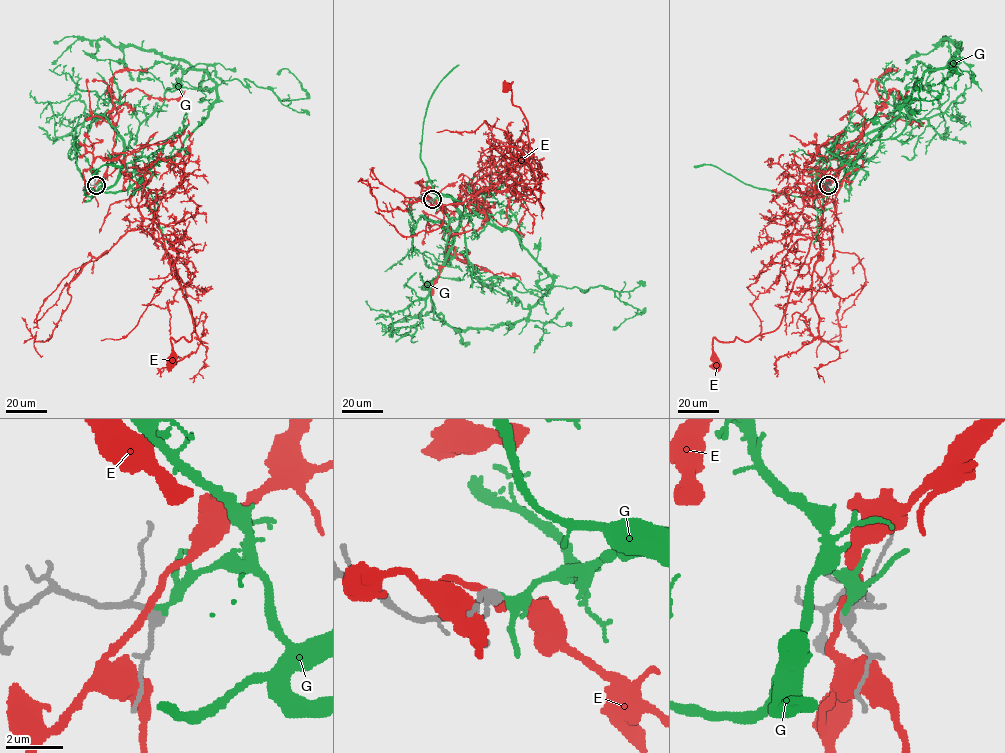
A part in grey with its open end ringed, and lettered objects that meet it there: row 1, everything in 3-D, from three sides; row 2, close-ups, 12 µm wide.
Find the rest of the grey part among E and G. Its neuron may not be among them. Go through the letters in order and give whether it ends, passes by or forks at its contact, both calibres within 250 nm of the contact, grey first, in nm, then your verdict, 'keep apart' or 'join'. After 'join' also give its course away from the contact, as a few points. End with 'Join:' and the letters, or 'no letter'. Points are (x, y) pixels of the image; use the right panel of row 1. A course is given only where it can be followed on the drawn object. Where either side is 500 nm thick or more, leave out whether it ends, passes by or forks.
E: it passes by | 280/240 nm | keep apart
G: it ends | 260/300 nm | join | via (828, 185), (825, 192), (897, 116), (925, 72), (946, 65), (958, 45), (942, 39), (927, 53), (909, 60)
Join: G

